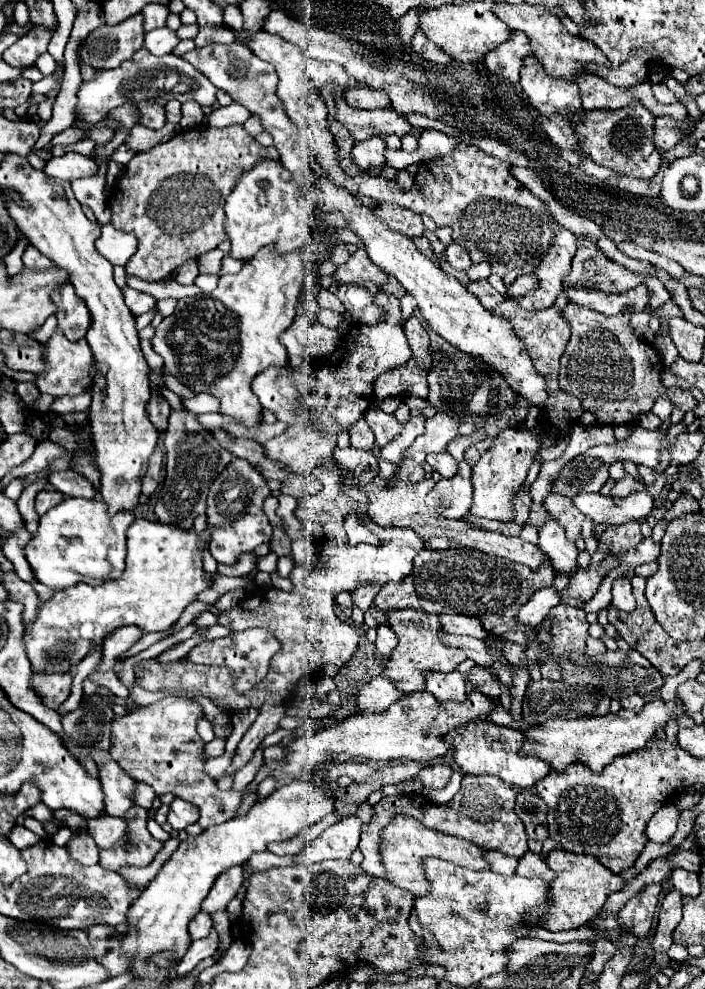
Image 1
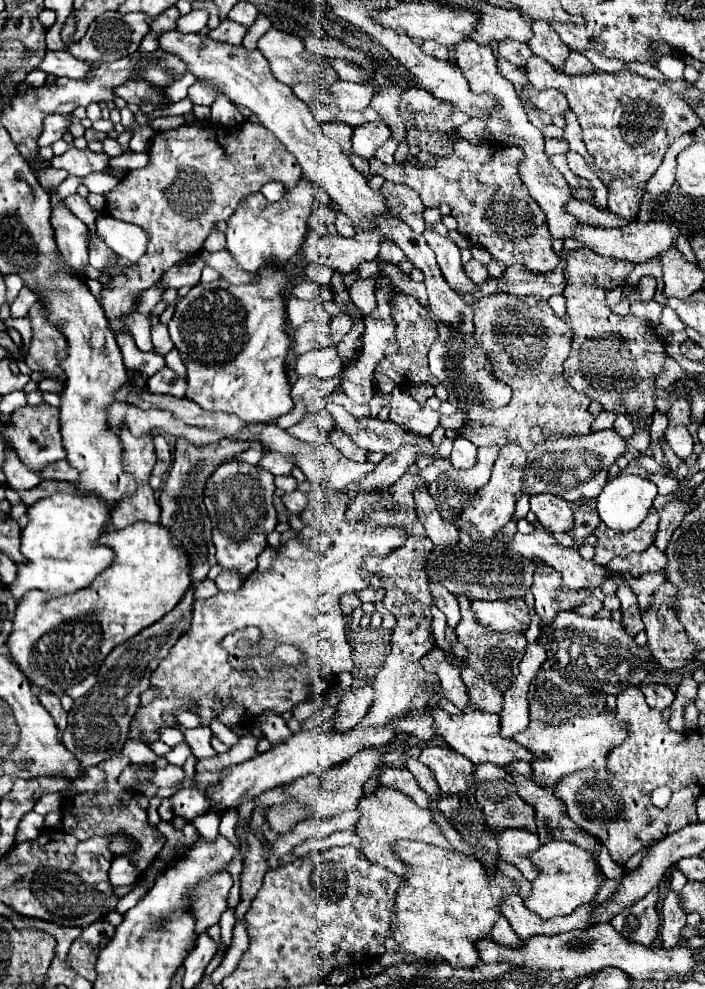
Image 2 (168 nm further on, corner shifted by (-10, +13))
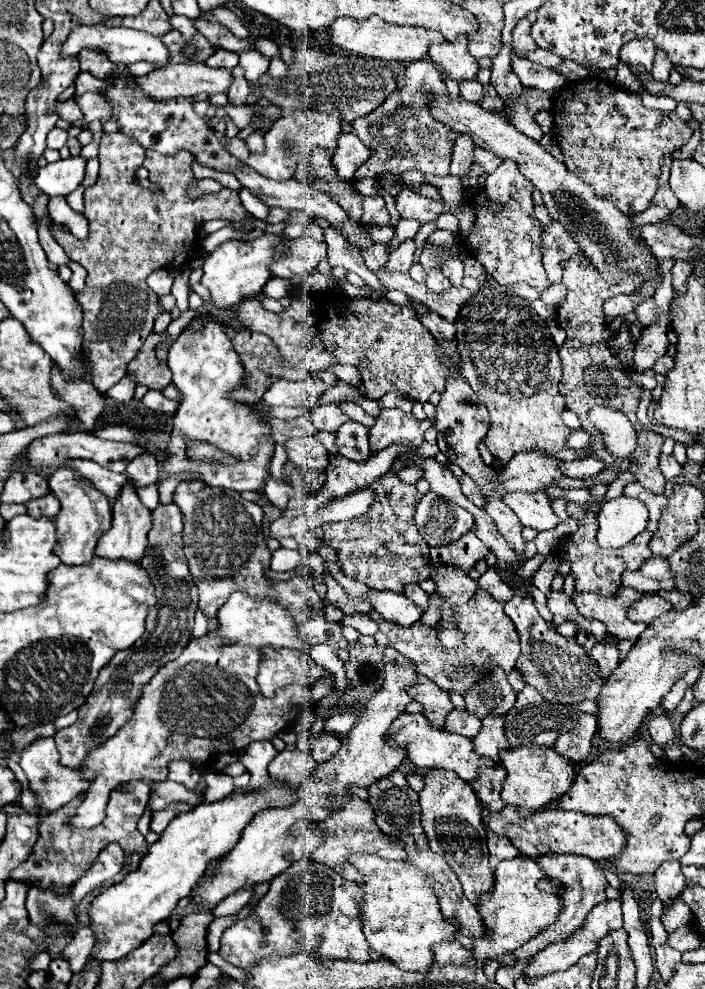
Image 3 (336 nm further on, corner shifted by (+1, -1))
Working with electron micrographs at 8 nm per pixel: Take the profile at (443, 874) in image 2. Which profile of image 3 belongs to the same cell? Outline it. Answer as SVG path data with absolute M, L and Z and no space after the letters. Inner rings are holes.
M356 853L350 855L348 861L362 875L362 881L358 883L364 893L360 919L370 949L384 959L390 959L404 971L426 973L432 965L432 945L448 939L454 941L454 935L458 931L456 925L444 921L432 889L432 881L412 865L406 865L402 861L388 861L378 855Z

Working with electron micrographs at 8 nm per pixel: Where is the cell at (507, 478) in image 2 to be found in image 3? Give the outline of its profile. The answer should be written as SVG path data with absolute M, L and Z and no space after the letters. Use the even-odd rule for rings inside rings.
M474 529L462 535L462 539L446 545L430 549L432 559L440 559L440 563L452 563L452 567L460 567L468 575L468 571L488 555L488 547L476 537Z

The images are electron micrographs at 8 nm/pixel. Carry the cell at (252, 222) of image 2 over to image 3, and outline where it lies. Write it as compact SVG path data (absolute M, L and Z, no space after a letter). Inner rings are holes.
M262 235L248 243L222 243L204 261L204 275L200 283L210 291L210 301L218 309L230 309L246 297L254 297L262 291L266 281L272 277L268 265L272 263L272 253L284 243L284 235Z

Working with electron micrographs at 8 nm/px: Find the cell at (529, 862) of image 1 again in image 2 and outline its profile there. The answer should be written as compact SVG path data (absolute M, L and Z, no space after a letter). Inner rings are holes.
M507 829L507 831L499 833L499 855L501 855L501 859L517 865L519 871L523 873L523 877L527 877L529 881L535 881L535 877L539 875L539 869L535 869L533 861L529 859L529 855L535 849L539 849L539 845L541 845L539 837L535 833L529 833L529 831Z

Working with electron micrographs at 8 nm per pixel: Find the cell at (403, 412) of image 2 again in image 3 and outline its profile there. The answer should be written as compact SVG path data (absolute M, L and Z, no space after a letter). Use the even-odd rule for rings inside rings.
M382 409L374 425L368 429L370 451L382 451L392 443L408 443L418 447L424 443L422 433L430 427L430 421L416 421L402 409Z

